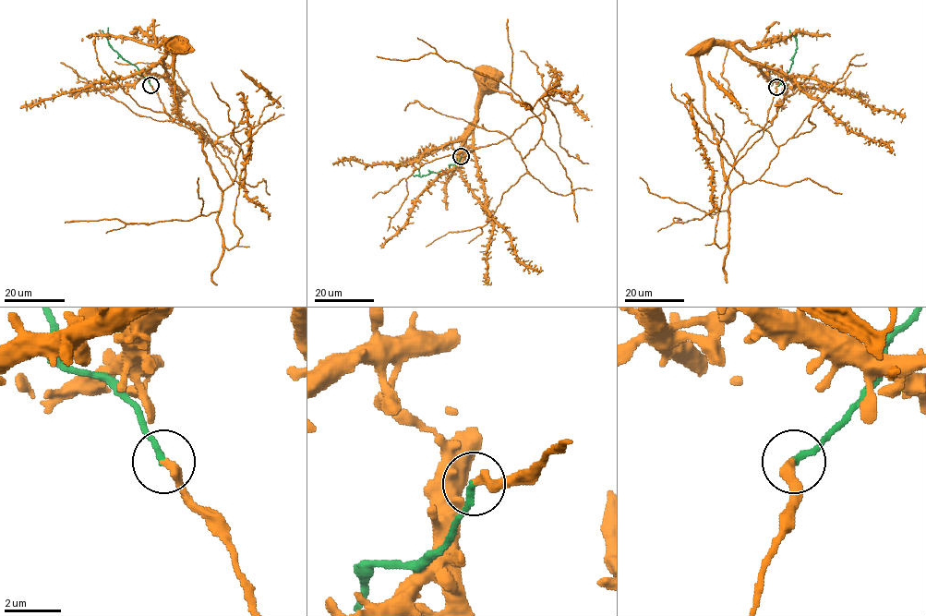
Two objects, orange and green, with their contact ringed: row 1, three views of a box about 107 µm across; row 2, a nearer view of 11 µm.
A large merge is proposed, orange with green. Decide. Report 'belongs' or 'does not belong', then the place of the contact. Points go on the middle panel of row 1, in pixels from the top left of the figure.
belongs | (461, 156)

